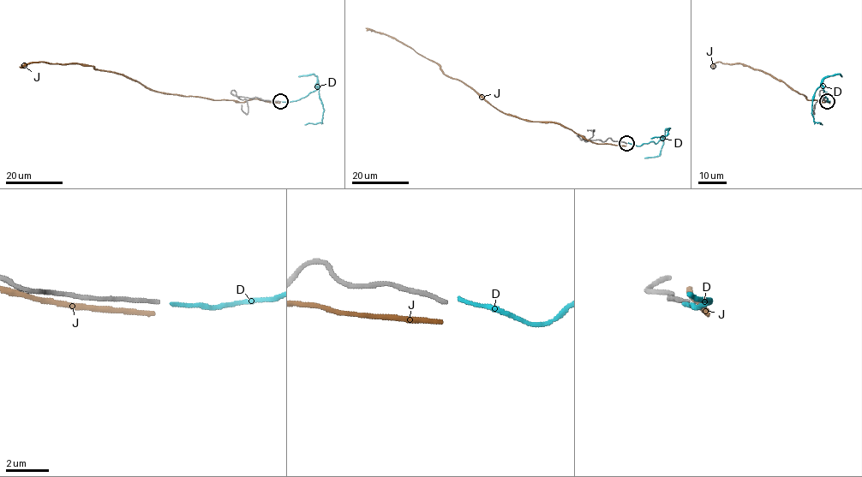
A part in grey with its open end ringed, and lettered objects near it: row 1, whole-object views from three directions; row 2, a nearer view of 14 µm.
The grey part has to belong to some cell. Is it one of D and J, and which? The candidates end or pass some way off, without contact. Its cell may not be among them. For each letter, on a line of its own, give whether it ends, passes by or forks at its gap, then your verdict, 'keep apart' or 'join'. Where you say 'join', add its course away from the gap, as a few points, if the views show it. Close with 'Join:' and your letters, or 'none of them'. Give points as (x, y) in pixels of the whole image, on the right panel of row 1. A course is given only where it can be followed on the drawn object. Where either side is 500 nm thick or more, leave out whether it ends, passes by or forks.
D: it ends there; keep apart
J: it ends there; keep apart
Join: none of them

